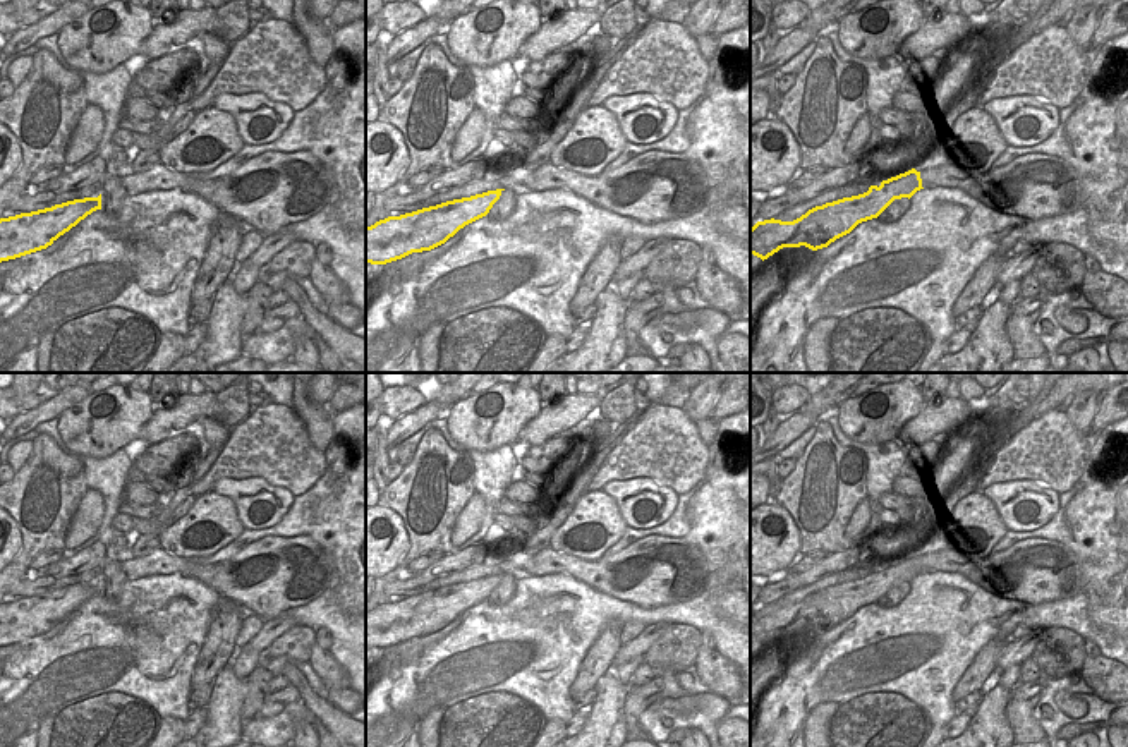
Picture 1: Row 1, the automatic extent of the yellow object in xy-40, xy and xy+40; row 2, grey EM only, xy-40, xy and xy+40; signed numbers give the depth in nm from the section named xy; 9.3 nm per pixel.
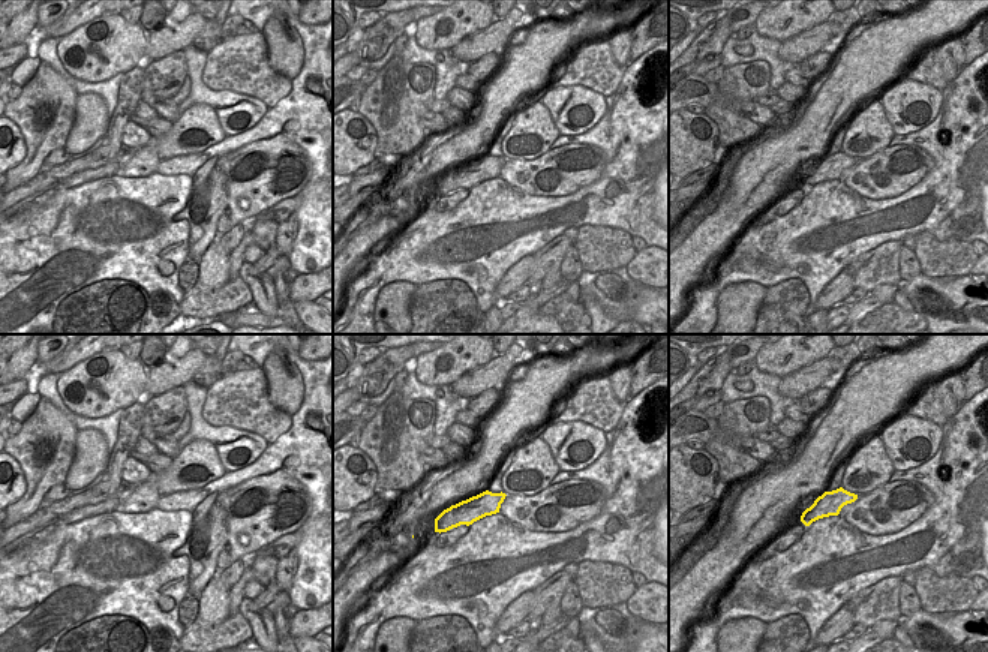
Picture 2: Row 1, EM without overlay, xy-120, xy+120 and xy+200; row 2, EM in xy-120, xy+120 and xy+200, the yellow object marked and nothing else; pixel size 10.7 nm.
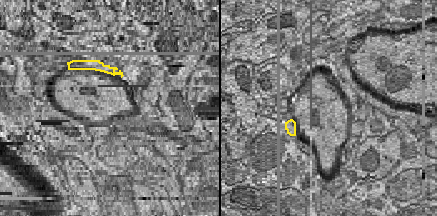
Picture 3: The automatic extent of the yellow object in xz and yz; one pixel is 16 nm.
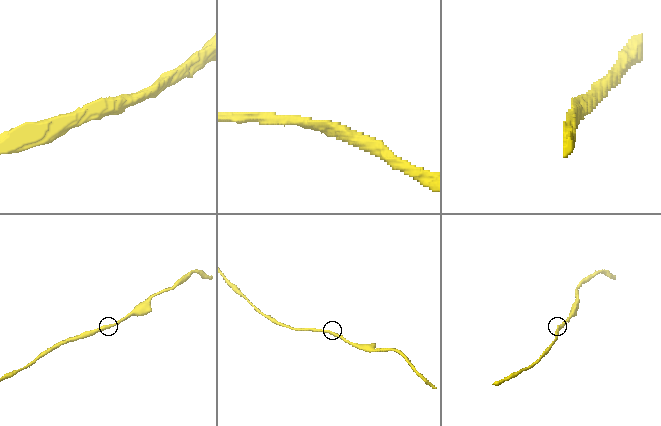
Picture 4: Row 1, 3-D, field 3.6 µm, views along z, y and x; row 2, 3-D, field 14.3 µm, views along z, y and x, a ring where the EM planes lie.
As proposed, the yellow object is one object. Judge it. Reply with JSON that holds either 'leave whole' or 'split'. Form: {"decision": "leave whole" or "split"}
{"decision": "leave whole"}

